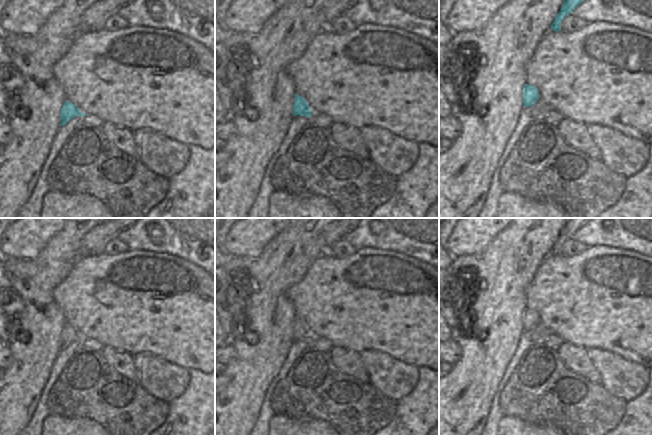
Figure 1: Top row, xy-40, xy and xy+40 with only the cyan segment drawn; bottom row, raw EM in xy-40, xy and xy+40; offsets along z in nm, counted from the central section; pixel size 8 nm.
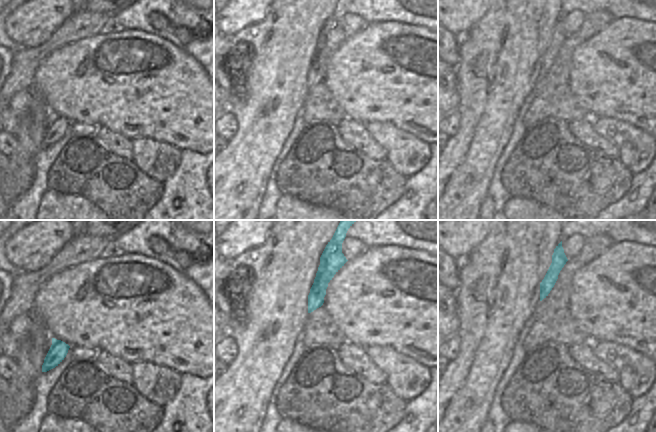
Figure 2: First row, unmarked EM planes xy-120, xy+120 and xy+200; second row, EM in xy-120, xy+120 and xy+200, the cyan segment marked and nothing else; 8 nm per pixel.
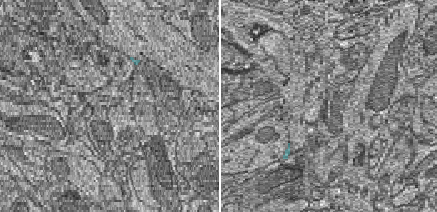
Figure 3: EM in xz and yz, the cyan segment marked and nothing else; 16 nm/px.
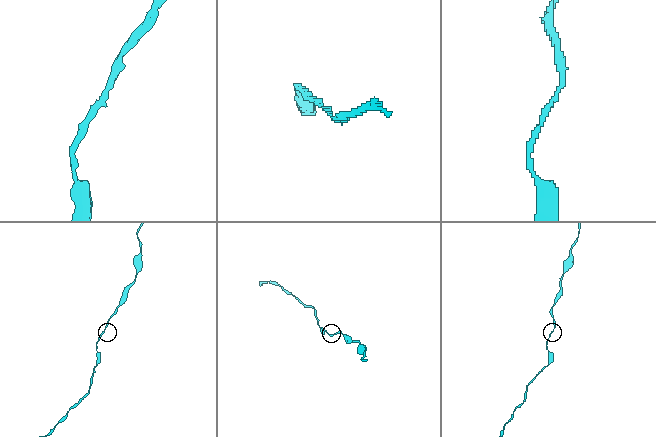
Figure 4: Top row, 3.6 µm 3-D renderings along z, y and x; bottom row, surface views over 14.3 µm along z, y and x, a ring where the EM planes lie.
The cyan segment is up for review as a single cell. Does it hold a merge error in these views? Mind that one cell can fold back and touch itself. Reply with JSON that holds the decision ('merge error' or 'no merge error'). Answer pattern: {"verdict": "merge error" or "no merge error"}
{"verdict": "no merge error"}

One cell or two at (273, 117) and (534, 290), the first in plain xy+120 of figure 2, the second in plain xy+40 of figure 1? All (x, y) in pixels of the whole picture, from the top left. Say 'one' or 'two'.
two

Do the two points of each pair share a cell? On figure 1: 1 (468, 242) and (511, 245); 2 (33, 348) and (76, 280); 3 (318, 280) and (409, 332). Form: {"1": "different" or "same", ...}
{"1": "different", "2": "different", "3": "same"}

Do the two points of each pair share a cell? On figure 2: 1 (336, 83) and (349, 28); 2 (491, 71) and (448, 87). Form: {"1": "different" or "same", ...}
{"1": "different", "2": "different"}

